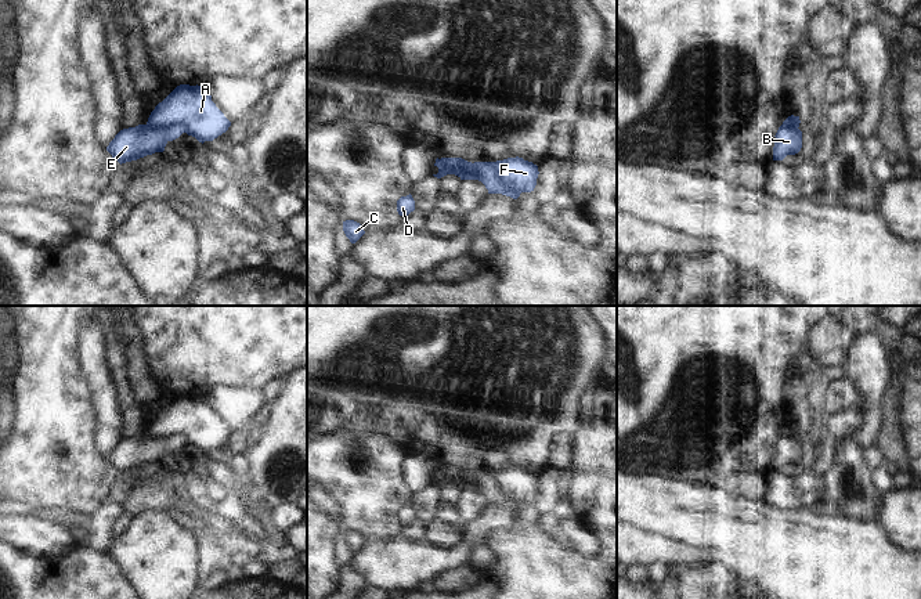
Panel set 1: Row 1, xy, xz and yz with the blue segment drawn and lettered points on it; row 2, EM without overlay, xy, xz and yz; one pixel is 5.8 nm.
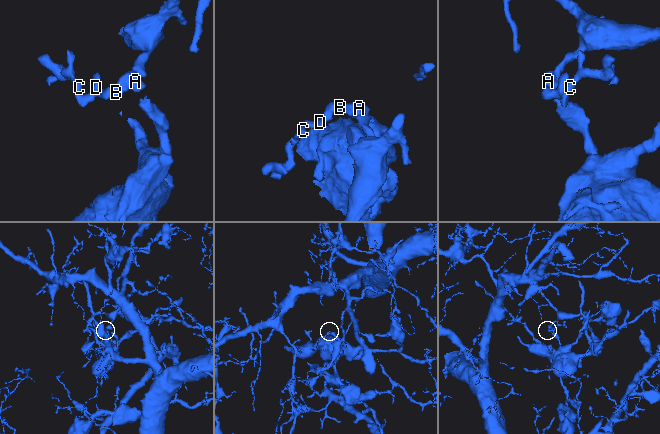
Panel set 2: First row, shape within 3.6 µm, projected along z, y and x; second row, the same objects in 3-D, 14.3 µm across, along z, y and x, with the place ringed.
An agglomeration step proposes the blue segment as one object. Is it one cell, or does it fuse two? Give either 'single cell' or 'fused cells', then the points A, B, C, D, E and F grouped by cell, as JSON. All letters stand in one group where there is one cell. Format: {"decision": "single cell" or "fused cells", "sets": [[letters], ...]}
{"decision": "fused cells", "sets": [["A", "F"], ["B", "C", "D", "E"]]}

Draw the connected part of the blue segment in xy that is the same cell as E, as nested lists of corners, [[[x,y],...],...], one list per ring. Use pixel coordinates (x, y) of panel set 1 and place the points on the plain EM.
[[[138,434],[120,440],[109,452],[106,461],[122,474],[155,462],[163,462],[166,454],[178,448],[181,444],[183,441],[177,437],[163,440]]]

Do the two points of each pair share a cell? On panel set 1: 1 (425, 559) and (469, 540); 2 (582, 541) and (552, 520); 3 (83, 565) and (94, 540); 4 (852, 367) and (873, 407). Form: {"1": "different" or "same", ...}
{"1": "same", "2": "same", "3": "different", "4": "same"}

